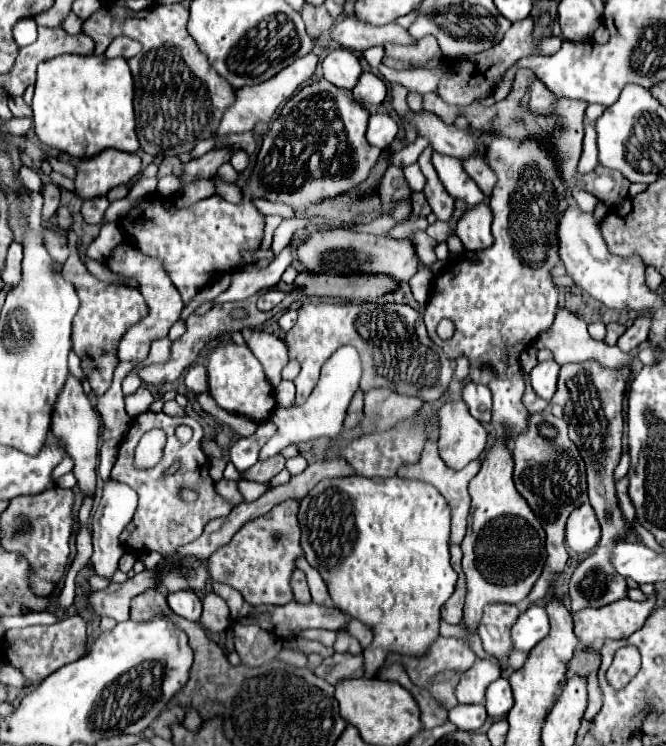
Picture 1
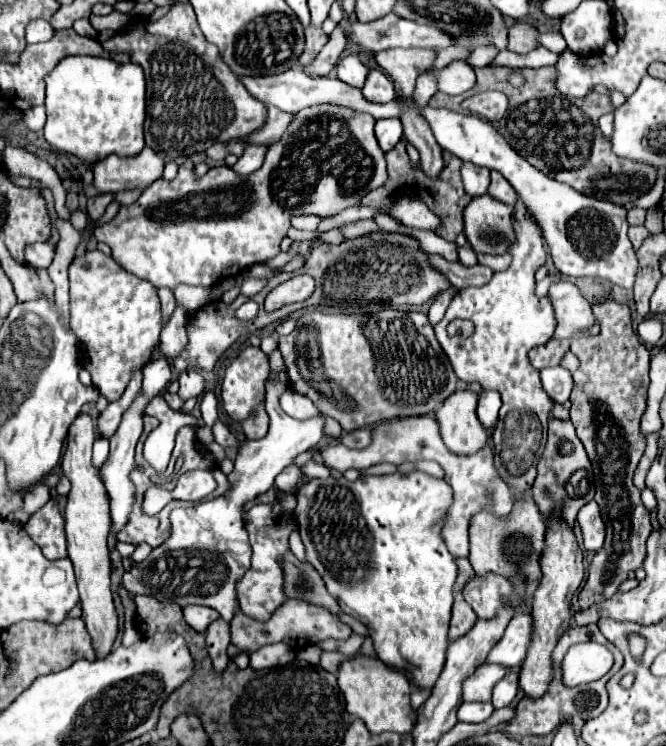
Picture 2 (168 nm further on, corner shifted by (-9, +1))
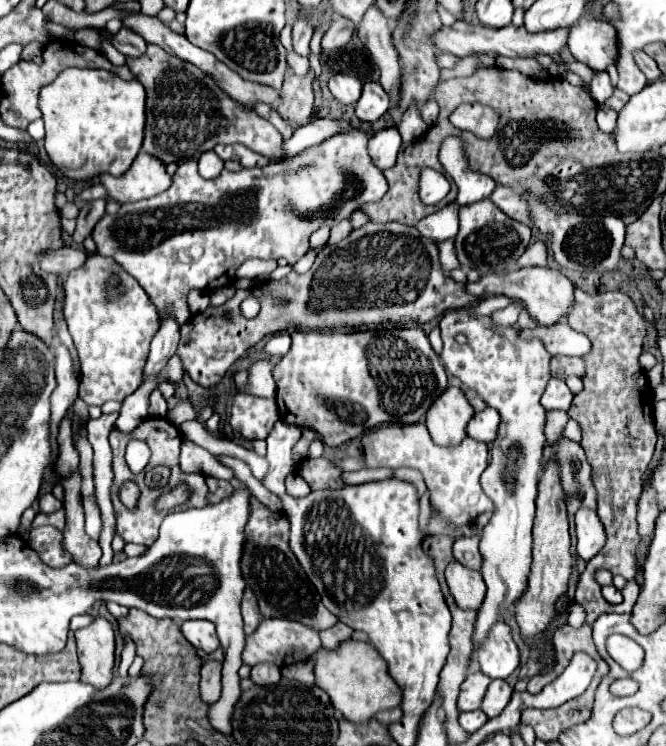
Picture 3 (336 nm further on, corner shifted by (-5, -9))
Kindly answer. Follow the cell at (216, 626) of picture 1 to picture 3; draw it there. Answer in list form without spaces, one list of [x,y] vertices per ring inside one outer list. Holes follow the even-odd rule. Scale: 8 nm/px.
[[[204,662],[202,664],[202,680],[200,694],[206,704],[214,704],[222,692],[222,664],[220,662]]]

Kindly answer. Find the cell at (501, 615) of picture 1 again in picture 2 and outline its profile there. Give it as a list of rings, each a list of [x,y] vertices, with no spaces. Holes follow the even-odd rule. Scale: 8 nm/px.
[[[488,574],[488,578],[474,578],[464,586],[464,598],[474,608],[478,618],[492,620],[502,608],[504,600],[514,598],[514,586],[510,580],[498,574]]]

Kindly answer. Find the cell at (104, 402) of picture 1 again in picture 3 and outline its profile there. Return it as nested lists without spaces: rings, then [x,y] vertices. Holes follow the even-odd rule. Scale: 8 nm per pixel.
[[[94,496],[84,498],[84,512],[86,512],[86,532],[94,540],[98,540],[100,528],[102,528],[102,520],[100,520],[100,508],[98,508]]]

